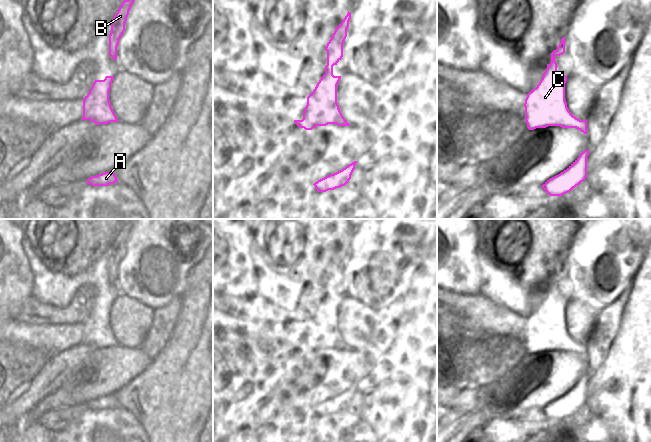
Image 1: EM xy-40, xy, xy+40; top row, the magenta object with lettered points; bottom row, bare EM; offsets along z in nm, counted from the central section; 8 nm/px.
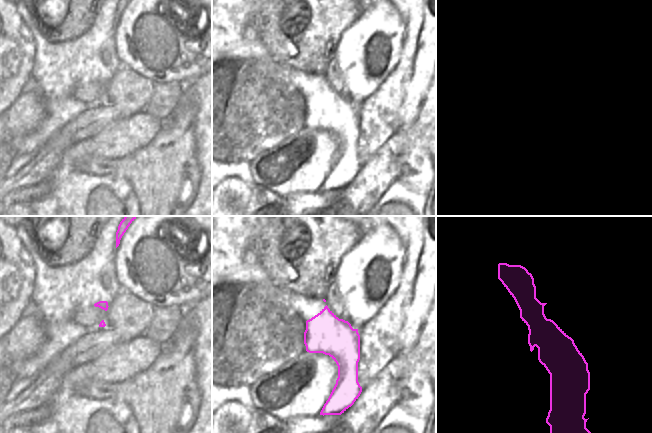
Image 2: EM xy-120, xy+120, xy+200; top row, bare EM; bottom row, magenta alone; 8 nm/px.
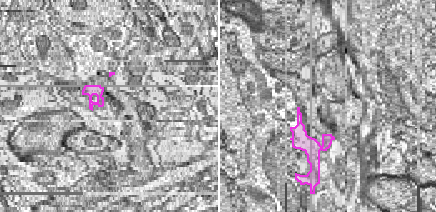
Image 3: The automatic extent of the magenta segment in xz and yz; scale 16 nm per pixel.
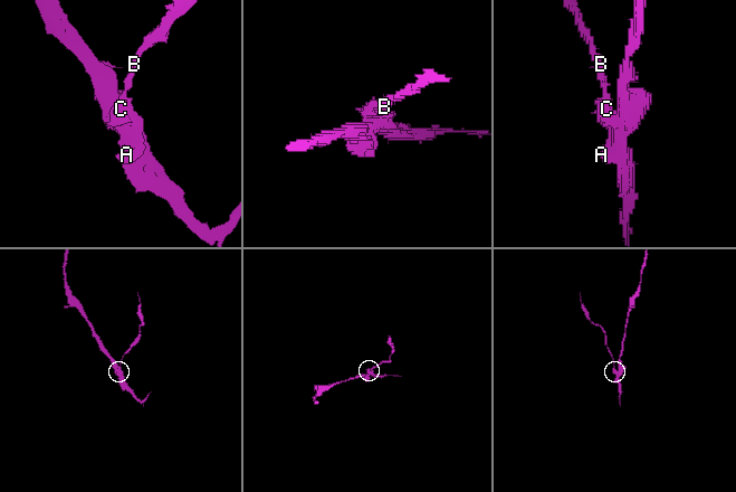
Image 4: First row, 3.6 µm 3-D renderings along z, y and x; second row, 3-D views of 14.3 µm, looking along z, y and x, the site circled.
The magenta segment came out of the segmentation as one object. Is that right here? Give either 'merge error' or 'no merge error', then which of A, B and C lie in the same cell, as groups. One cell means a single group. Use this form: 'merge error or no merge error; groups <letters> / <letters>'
no merge error; groups A B C

